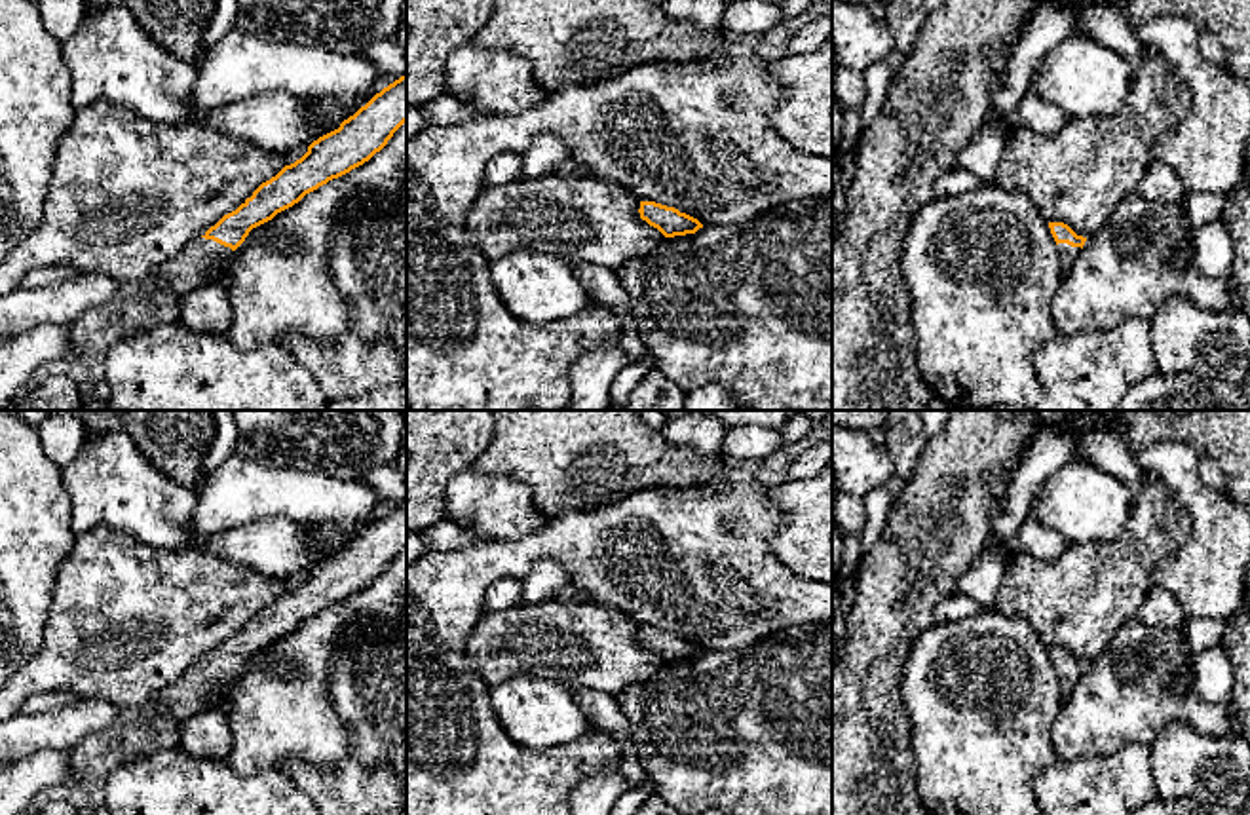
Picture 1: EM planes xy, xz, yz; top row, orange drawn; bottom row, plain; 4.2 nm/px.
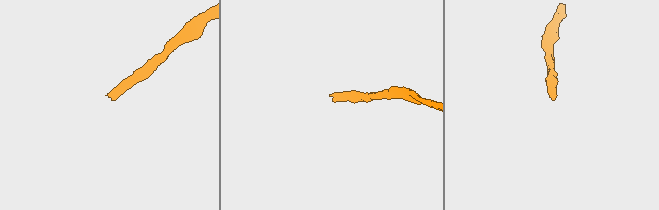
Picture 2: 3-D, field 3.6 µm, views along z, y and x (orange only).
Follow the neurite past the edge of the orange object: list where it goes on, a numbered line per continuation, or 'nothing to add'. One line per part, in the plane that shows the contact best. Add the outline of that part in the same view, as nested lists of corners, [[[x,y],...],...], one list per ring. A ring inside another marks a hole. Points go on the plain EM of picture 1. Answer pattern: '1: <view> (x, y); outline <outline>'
1: xy (192, 692); outline [[[205,657],[196,663],[184,676],[165,688],[150,703],[150,707],[160,709],[179,724],[188,716],[207,709],[215,697],[215,692],[228,684],[232,674],[213,665],[205,665]]]

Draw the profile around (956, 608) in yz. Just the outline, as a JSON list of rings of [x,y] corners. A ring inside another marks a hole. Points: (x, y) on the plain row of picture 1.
[[[957,591],[937,606],[935,621],[940,625],[952,625],[976,616],[980,610],[982,608],[973,598]]]

